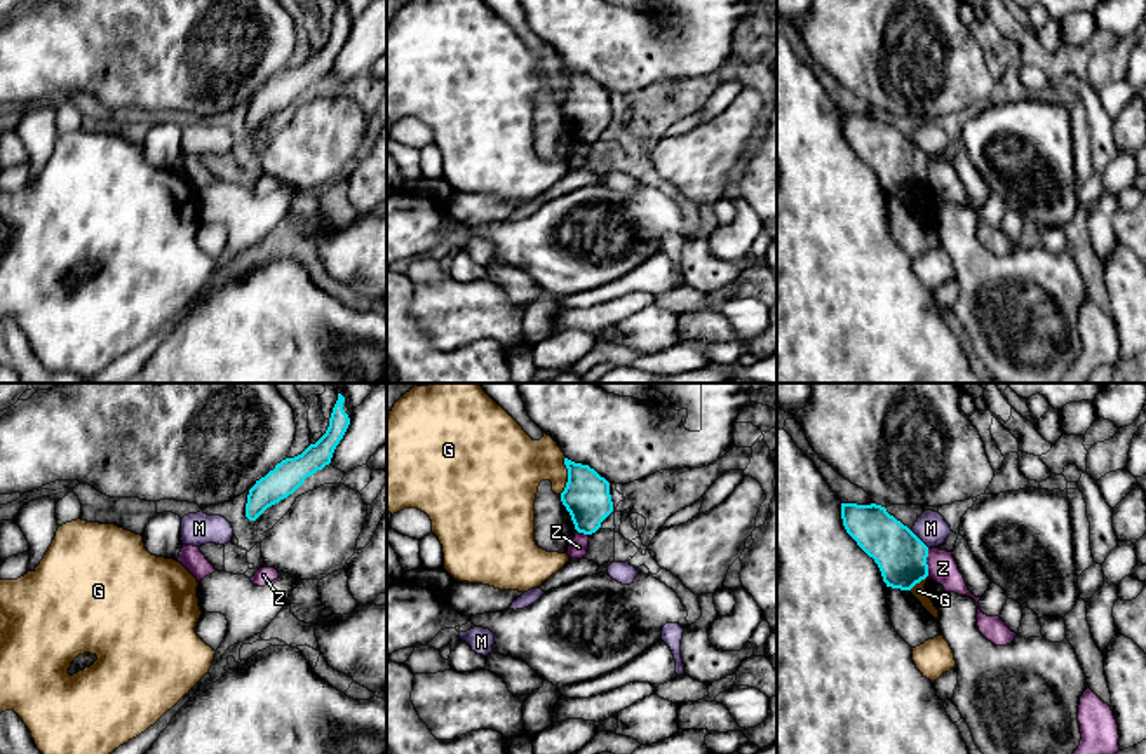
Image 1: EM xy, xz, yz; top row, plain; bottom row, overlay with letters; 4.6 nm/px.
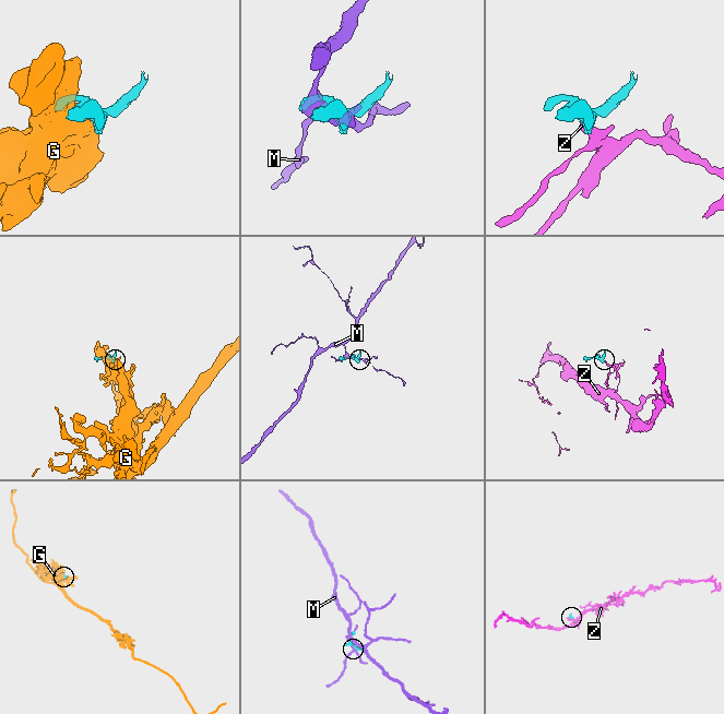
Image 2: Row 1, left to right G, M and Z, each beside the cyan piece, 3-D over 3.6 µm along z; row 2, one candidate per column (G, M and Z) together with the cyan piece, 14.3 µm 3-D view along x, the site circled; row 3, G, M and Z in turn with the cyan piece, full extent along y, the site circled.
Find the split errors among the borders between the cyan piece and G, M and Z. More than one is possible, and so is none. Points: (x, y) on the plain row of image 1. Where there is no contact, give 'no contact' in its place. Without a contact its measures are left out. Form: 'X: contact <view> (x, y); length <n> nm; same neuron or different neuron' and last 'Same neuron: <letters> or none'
G: contact xz (568, 86); length 180 nm; different neuron
M: contact yz (918, 148); length 130 nm; different neuron
Z: contact yz (925, 173); length 130 nm; different neuron
Same neuron: none

